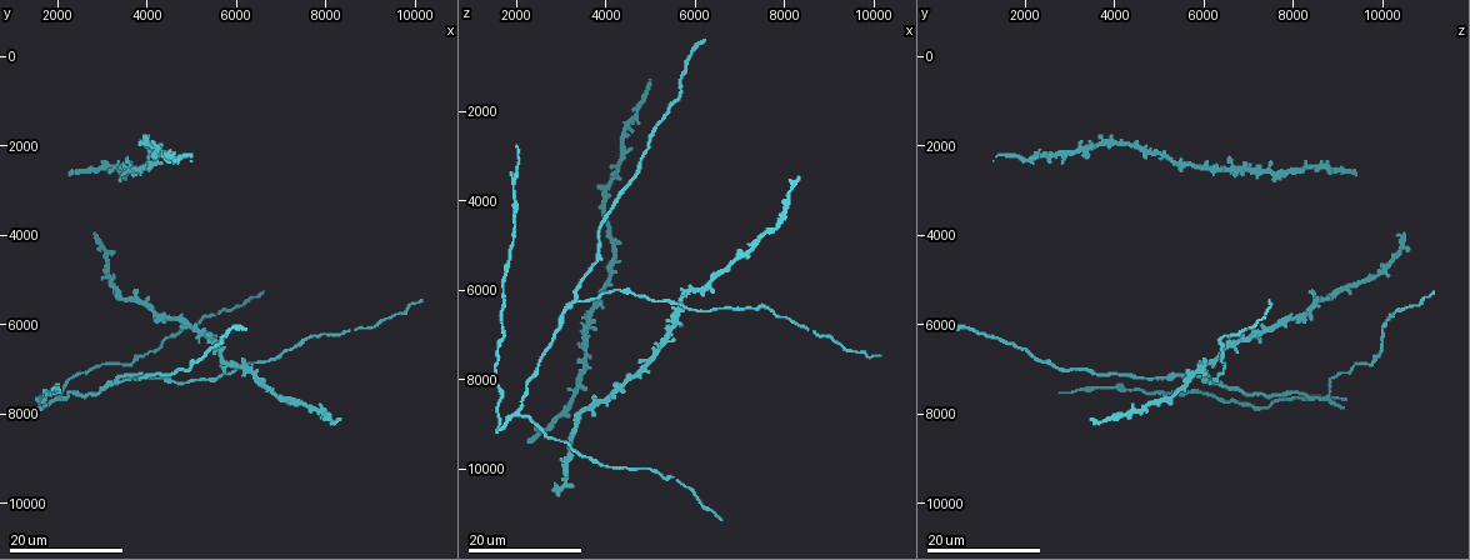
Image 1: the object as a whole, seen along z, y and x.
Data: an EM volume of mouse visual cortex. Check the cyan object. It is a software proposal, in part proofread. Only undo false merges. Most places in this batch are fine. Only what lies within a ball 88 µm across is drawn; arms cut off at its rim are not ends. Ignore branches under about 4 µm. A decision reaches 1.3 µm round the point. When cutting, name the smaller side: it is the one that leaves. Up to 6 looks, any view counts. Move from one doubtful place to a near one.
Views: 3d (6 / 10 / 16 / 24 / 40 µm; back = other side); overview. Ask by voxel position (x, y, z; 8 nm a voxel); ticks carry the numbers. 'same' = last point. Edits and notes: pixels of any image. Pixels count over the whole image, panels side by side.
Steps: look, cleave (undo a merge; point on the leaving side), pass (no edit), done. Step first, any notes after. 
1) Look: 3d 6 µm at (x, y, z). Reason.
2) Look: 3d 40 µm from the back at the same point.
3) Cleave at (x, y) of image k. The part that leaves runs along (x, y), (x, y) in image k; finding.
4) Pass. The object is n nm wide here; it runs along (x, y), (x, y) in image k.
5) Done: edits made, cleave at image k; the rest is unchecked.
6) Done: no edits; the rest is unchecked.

Look: 3d 16 µm at (1900, 7400, 3600). Three arms meet.

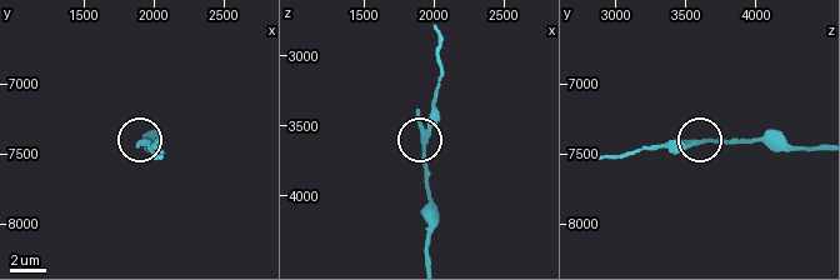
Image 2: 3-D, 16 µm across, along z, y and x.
Look: 3d 10 µm at (1940, 7400, 3640). Closer look.

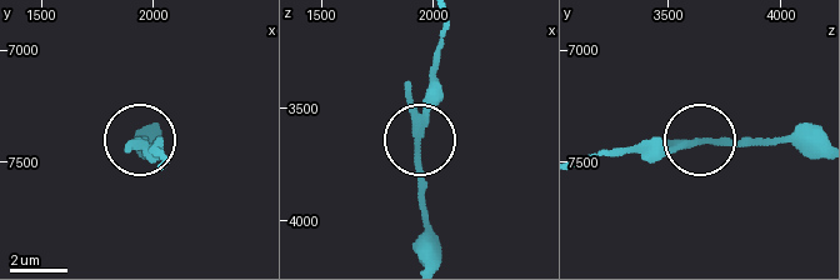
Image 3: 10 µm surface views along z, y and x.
Cleave at (154, 159) of image 3. The object is 210 nm wide here; the part that leaves runs along (681, 146), (583, 158) in image 3; two neurons meet here.

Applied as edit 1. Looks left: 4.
Look: 3d 24 µm at (5700, 6800, 6200). Two arms in line, one across.

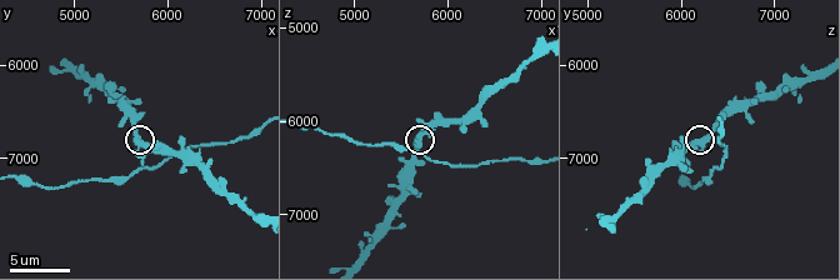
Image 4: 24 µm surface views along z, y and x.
Look: 3d 10 µm at (5700, 6850, 6200).

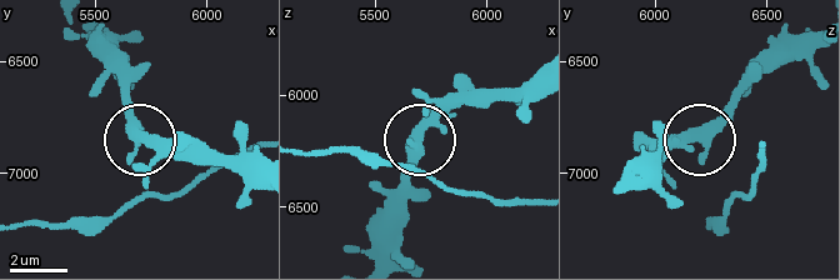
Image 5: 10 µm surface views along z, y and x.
Pass. The object is 350 nm wide here; one neuron here.

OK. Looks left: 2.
Look: 3d 24 µm at (2050, 7700, 8750). Arms part here.

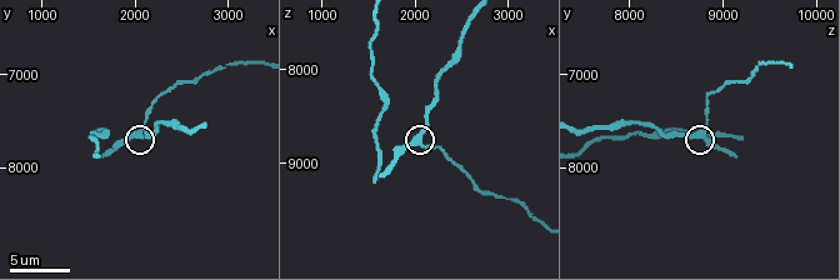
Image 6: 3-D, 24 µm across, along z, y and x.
Look: 3d 10 µm at (2050, 7650, 8800).

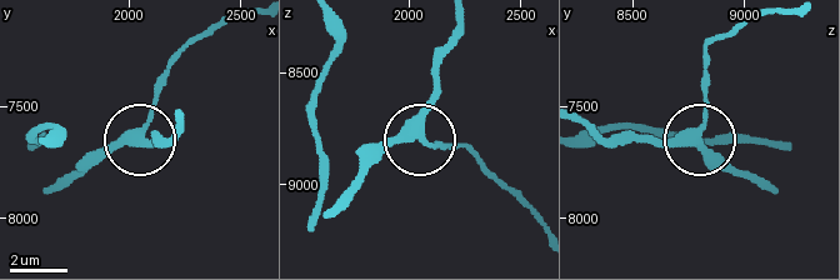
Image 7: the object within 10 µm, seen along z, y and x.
Pass. It runs along (458, 21), (421, 129), (429, 143), (455, 143) in image 7; continuous, no second neuron.

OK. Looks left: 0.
Done: edits made, cleave at image 3; the rest is unchecked.

